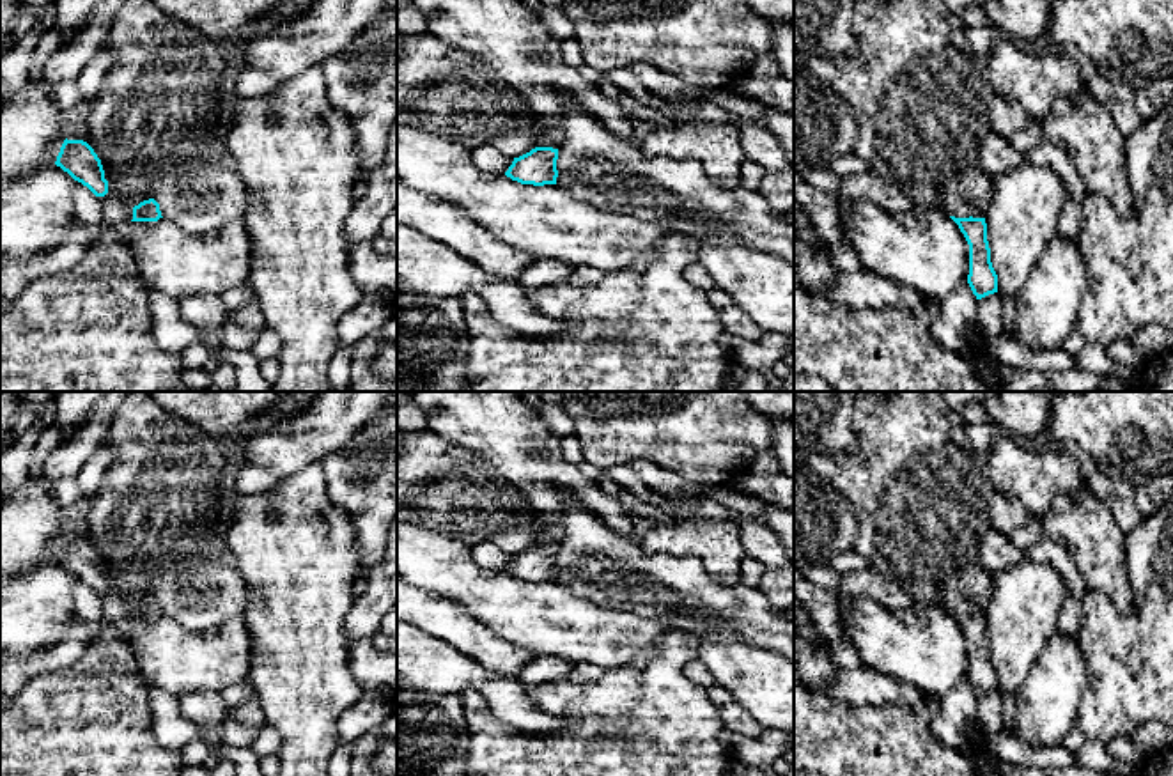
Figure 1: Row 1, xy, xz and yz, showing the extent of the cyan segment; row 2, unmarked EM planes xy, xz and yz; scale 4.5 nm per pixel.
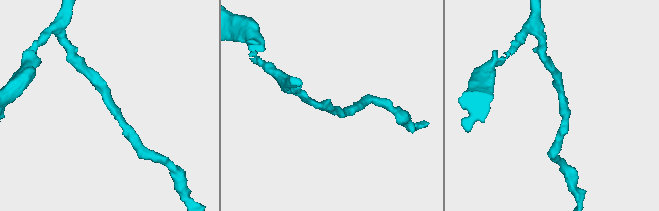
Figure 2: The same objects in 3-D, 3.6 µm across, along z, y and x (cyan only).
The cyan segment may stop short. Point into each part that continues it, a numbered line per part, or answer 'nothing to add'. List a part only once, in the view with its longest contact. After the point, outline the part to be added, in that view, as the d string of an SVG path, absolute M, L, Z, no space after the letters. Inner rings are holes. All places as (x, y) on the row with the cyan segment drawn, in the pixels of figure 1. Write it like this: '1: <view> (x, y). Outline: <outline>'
nothing to add

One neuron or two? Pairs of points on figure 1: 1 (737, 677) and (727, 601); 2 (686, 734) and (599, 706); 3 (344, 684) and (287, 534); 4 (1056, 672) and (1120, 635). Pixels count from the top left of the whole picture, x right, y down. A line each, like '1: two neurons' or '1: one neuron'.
1: two neurons
2: one neuron
3: one neuron
4: two neurons

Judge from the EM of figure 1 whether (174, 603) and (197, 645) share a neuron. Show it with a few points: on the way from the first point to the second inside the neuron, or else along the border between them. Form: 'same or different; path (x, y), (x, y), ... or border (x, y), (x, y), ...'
different; border (163, 613), (188, 629), (211, 629), (229, 619)

